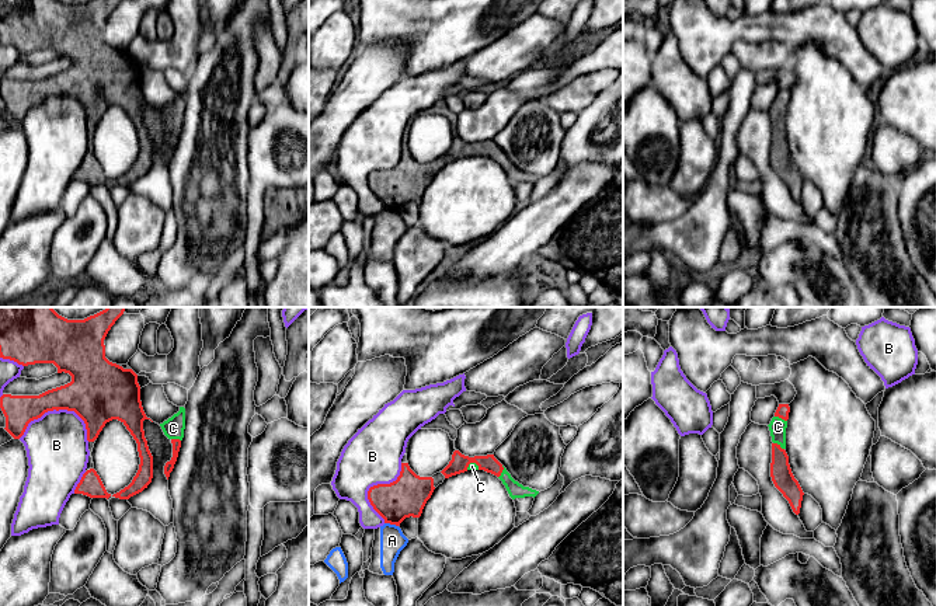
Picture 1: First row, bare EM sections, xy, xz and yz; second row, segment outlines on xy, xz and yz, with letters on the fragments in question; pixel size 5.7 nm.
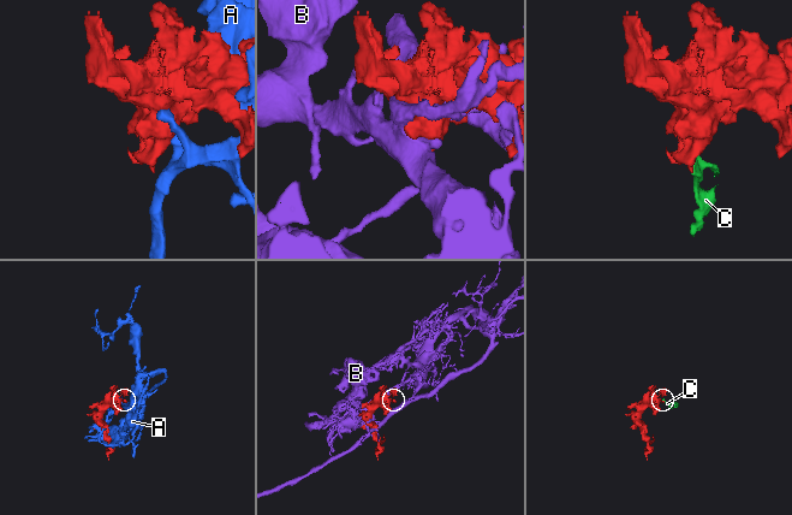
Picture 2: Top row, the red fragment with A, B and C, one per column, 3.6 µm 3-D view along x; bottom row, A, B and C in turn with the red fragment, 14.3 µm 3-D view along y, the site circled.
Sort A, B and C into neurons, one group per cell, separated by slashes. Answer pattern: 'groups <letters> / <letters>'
groups A / B / C

